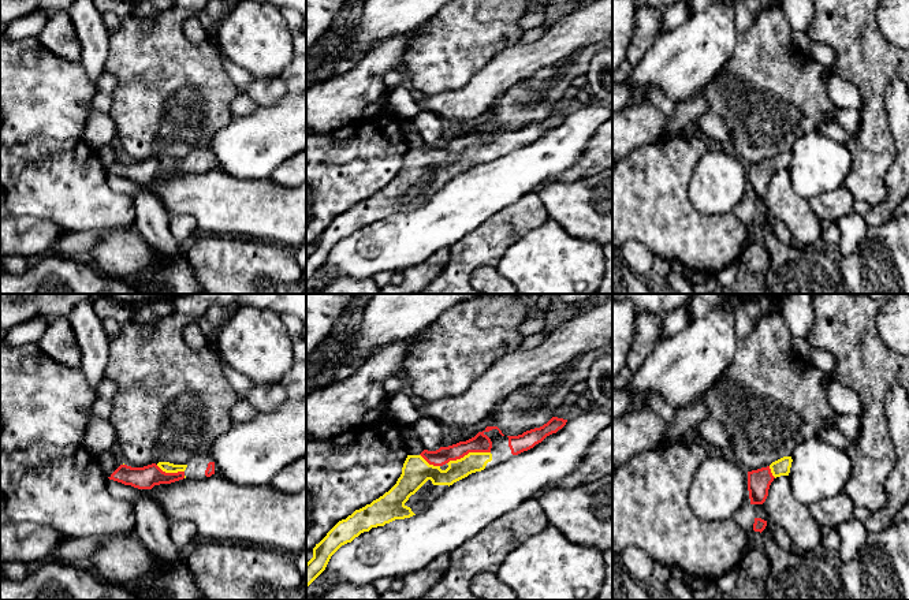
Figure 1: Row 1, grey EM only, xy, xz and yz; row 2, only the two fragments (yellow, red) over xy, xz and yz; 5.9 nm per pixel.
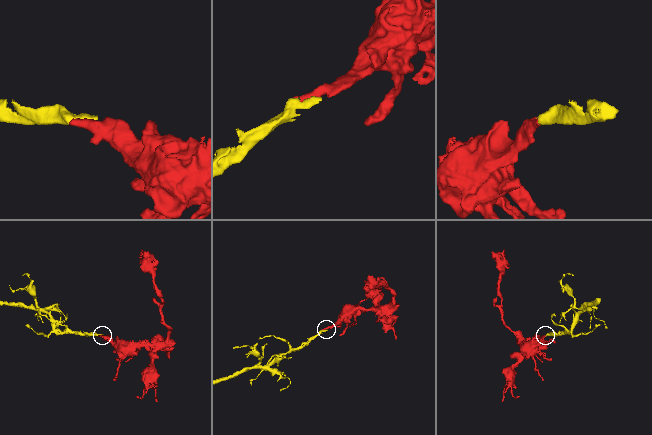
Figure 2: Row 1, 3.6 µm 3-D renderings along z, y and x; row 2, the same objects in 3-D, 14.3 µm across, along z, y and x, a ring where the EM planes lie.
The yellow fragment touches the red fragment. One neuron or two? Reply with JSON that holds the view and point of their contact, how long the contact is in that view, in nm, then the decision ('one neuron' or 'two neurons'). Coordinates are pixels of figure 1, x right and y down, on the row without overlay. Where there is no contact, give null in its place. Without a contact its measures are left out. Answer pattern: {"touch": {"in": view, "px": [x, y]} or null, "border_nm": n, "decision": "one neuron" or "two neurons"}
{"touch": {"in": "xz", "px": [469, 146]}, "border_nm": 260, "decision": "one neuron"}

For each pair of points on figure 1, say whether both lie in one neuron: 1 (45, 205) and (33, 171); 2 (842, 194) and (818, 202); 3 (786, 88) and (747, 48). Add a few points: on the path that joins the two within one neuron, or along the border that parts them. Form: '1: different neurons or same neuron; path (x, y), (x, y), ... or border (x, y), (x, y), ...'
1: same neuron; path (45, 197), (45, 183), (41, 179)
2: same neuron; path (837, 200), (834, 202), (823, 202)
3: same neuron; path (777, 78), (756, 58)

